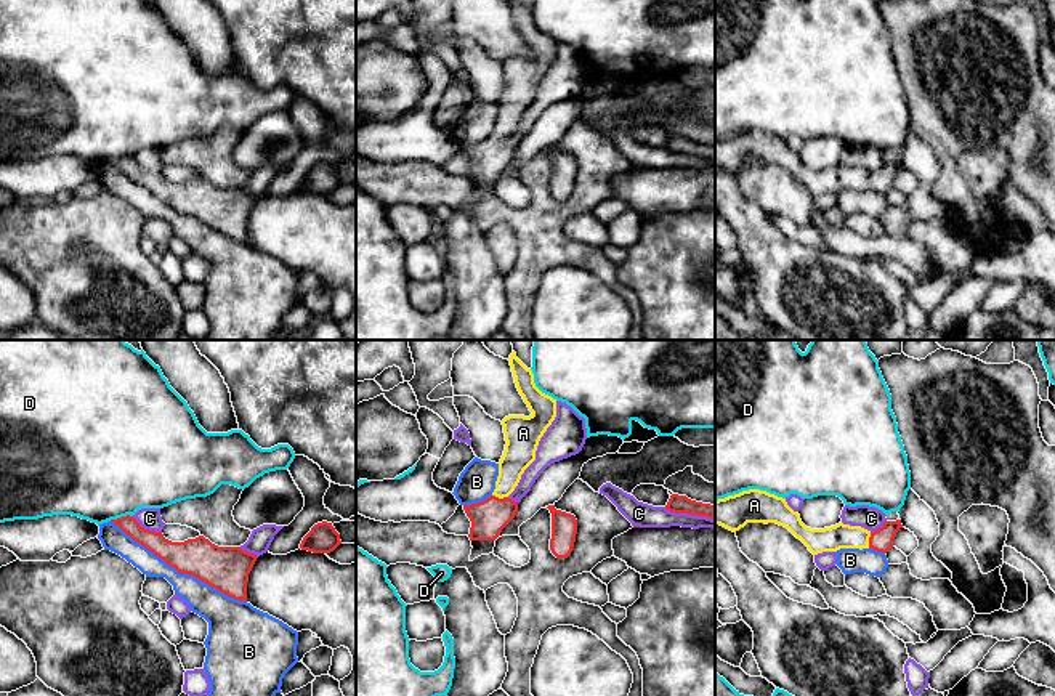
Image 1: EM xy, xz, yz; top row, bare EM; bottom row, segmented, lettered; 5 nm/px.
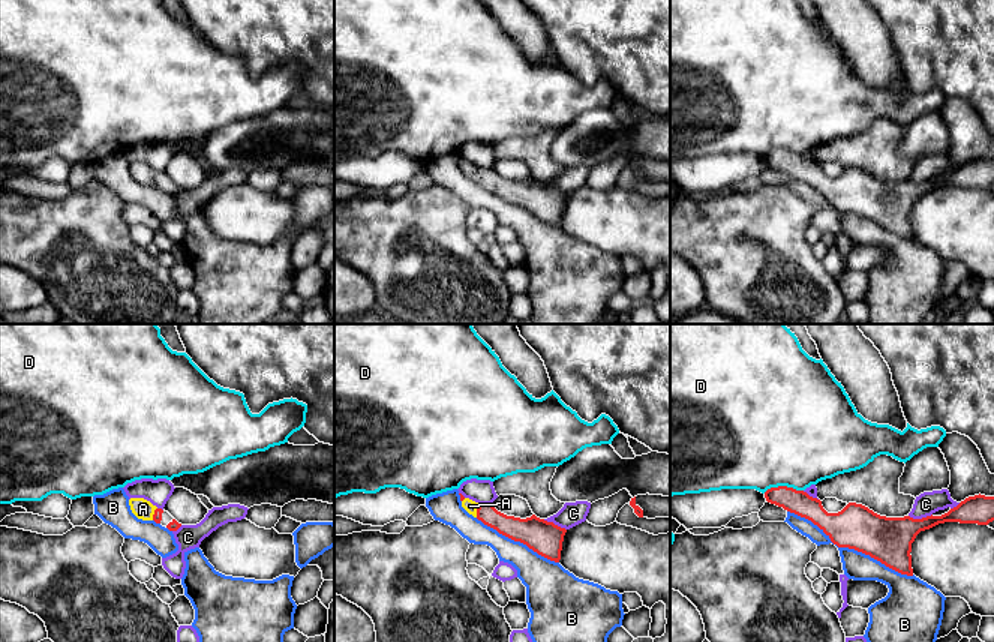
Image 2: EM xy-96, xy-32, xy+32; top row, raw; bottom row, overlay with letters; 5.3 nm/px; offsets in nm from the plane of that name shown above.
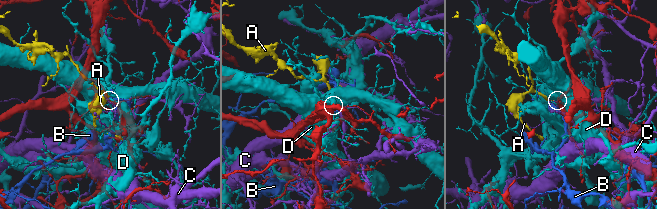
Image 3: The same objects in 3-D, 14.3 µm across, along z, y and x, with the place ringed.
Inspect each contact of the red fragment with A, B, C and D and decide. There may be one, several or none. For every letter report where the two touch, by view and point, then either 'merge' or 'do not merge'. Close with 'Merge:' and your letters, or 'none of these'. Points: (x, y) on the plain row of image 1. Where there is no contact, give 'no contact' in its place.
A: contact xz (501, 140); merge
B: contact xy (178, 212); do not merge
C: contact xz (690, 154); do not merge
D: contact xy (122, 157); do not merge
Merge: A

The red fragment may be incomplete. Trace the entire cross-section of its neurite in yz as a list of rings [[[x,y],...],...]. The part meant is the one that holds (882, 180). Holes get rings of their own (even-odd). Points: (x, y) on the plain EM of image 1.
[[[749,130],[715,141],[715,165],[736,173],[747,164],[776,164],[784,167],[813,196],[840,189],[872,189],[887,194],[893,188],[896,173],[903,168],[901,160],[896,160],[885,162],[874,173],[843,164],[824,170],[811,170],[802,164],[798,152],[794,152],[786,140],[760,130]]]

